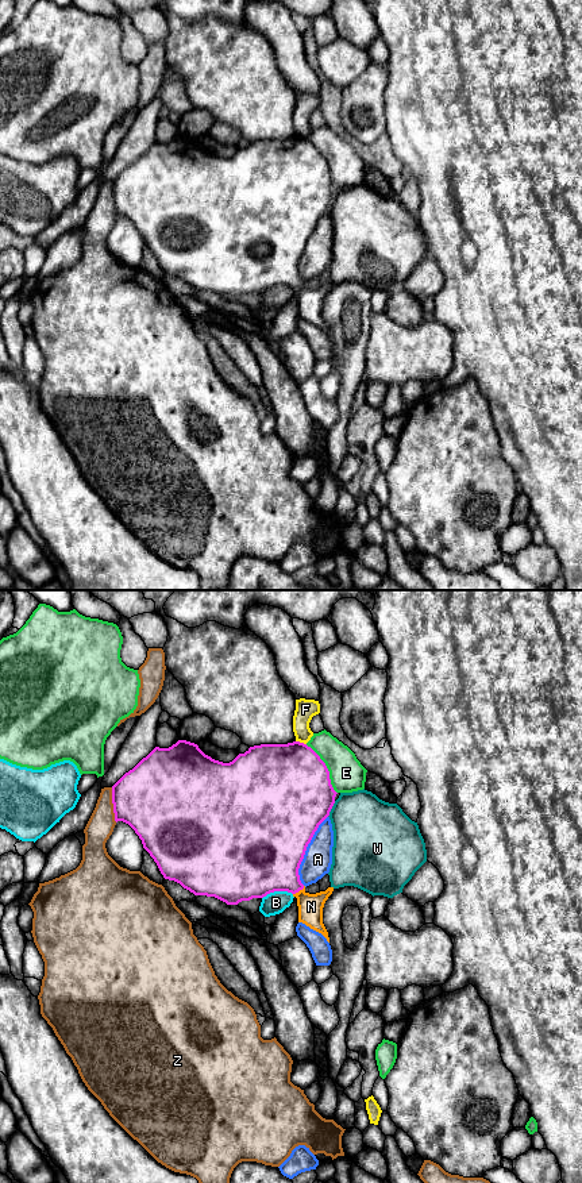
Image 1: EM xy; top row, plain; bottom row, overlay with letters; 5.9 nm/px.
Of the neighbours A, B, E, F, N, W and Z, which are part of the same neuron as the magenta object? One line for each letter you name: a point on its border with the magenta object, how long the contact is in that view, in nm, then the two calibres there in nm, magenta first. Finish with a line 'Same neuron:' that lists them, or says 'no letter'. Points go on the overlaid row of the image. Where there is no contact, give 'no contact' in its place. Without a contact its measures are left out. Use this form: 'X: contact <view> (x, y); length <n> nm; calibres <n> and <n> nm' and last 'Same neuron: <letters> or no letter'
N: contact xy (299, 890); length 90 nm; calibres 360 and 140 nm
Same neuron: N

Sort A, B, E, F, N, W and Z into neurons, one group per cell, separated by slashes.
A / B / E / F / N / W / Z

